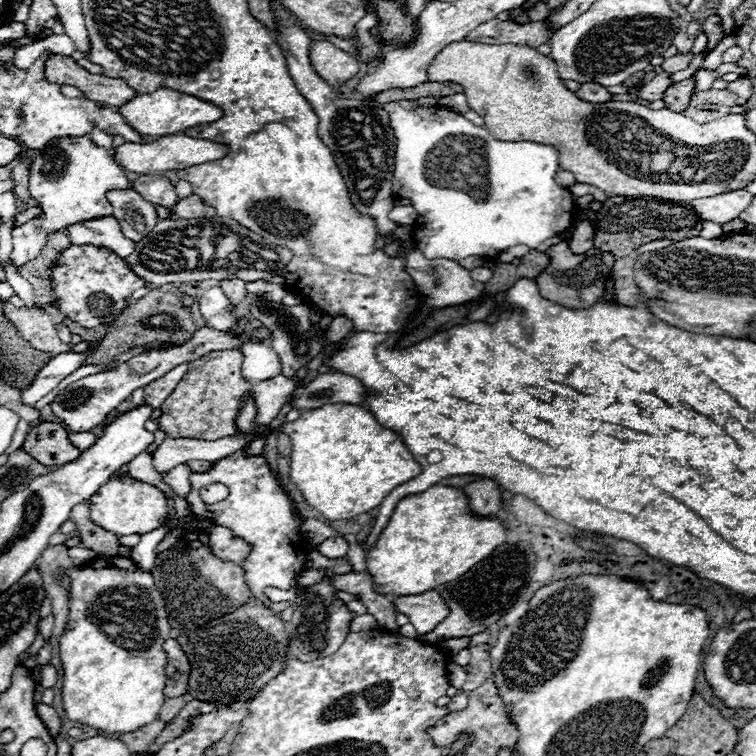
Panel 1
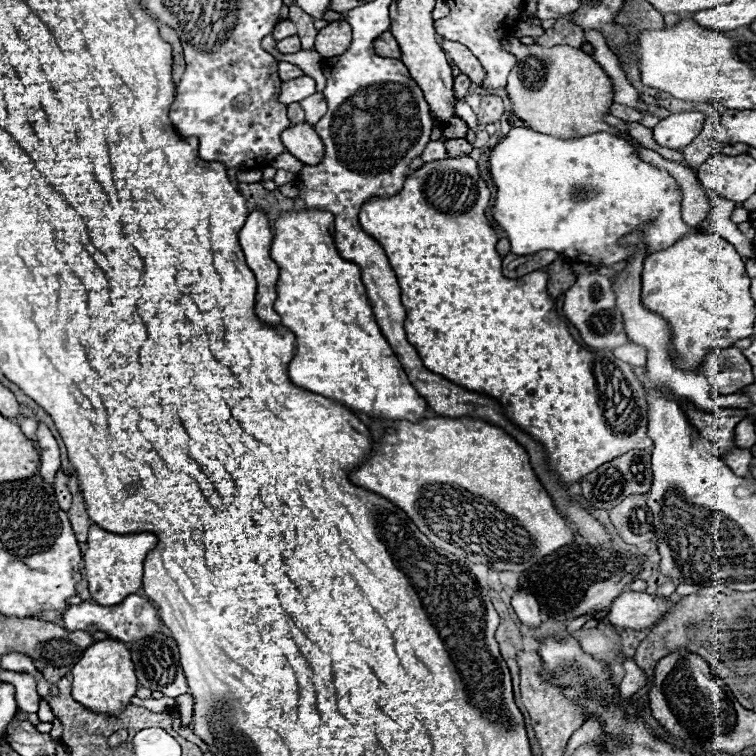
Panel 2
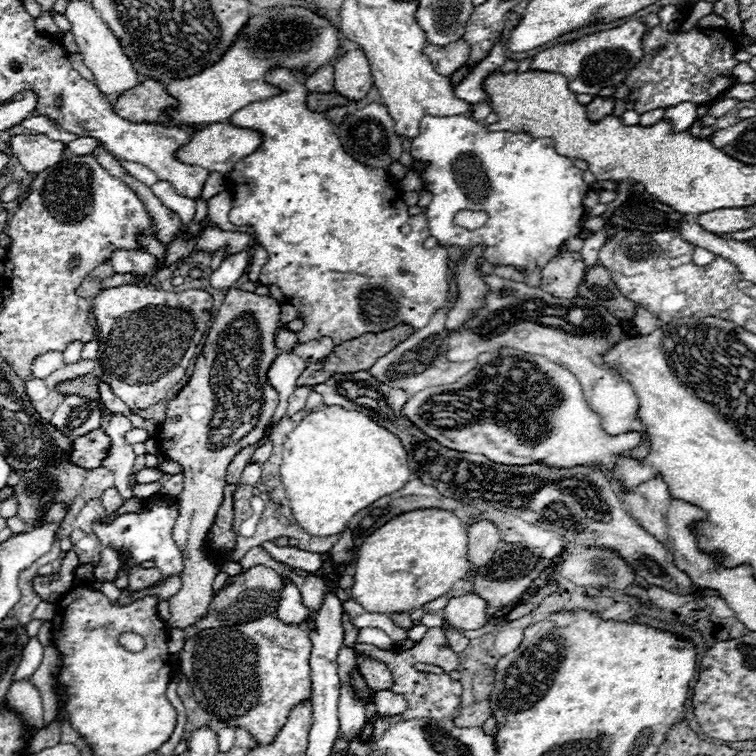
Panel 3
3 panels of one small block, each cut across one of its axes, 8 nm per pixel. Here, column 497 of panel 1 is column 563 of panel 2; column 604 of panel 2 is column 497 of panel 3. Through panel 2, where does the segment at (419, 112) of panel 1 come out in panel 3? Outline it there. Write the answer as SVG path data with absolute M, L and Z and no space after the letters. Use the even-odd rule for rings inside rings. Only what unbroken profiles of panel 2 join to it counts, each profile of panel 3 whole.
M426 116L422 120L422 128L420 128L420 136L414 138L410 142L410 154L414 160L420 160L420 162L428 162L430 166L424 170L424 180L428 184L428 190L434 194L432 202L428 204L428 226L430 226L430 236L434 236L442 246L458 246L462 250L468 250L472 248L474 244L484 244L486 250L484 250L484 260L490 262L490 264L496 264L496 266L516 266L516 268L522 268L524 272L530 272L530 286L540 286L540 280L542 280L542 270L544 266L560 252L562 244L572 238L572 236L578 236L580 230L582 230L582 214L584 214L584 206L582 206L582 200L586 196L586 192L590 190L590 186L584 182L582 178L582 170L574 166L574 162L566 156L560 156L554 148L554 142L550 138L532 138L528 134L514 134L514 132L488 132L486 126L478 124L476 120L468 118L468 116L446 116L446 118L440 118L440 116ZM458 210L486 210L490 214L488 222L476 230L466 230L462 226L456 226L454 224L454 214Z

